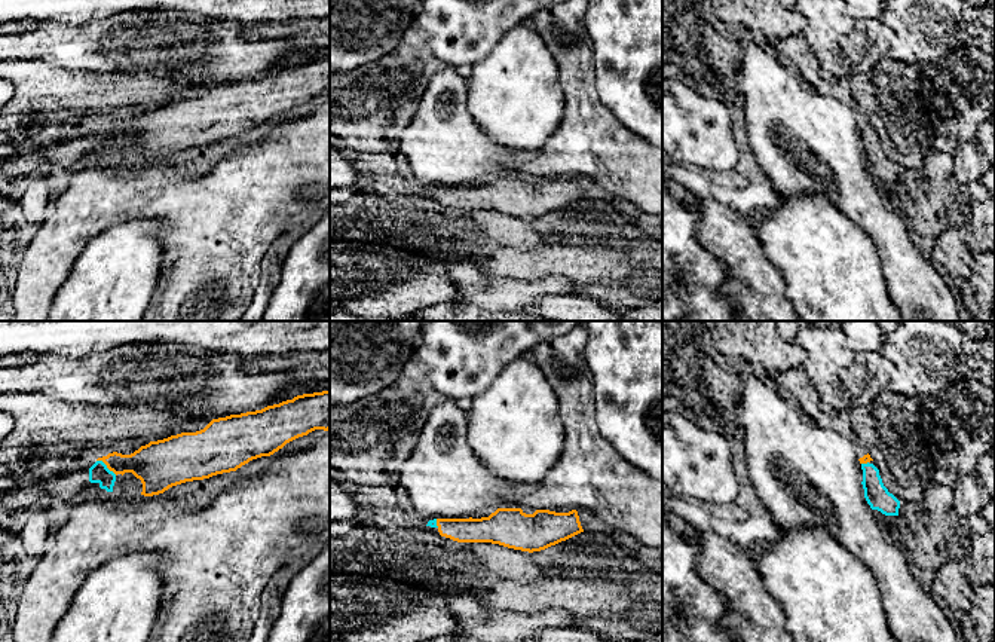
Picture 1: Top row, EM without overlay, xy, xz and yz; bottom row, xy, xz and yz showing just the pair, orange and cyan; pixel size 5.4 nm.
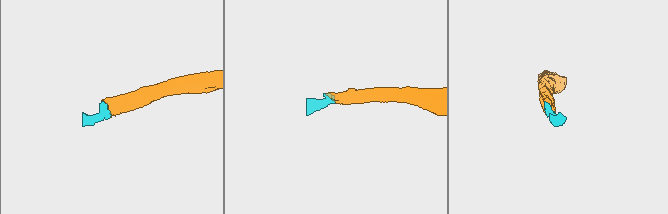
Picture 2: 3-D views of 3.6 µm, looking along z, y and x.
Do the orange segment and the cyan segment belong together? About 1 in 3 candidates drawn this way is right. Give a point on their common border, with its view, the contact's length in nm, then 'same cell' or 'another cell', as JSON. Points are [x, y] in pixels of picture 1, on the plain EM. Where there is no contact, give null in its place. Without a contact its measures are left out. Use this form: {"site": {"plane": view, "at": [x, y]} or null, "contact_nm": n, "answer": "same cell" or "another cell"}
{"site": {"plane": "xy", "at": [107, 134]}, "contact_nm": 140, "answer": "same cell"}

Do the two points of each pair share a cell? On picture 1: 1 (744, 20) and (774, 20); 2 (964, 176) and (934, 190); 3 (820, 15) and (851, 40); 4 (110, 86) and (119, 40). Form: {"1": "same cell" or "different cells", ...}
{"1": "same cell", "2": "different cells", "3": "same cell", "4": "different cells"}

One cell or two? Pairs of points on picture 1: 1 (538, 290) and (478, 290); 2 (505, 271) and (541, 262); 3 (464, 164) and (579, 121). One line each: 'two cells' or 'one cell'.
1: one cell
2: one cell
3: one cell

